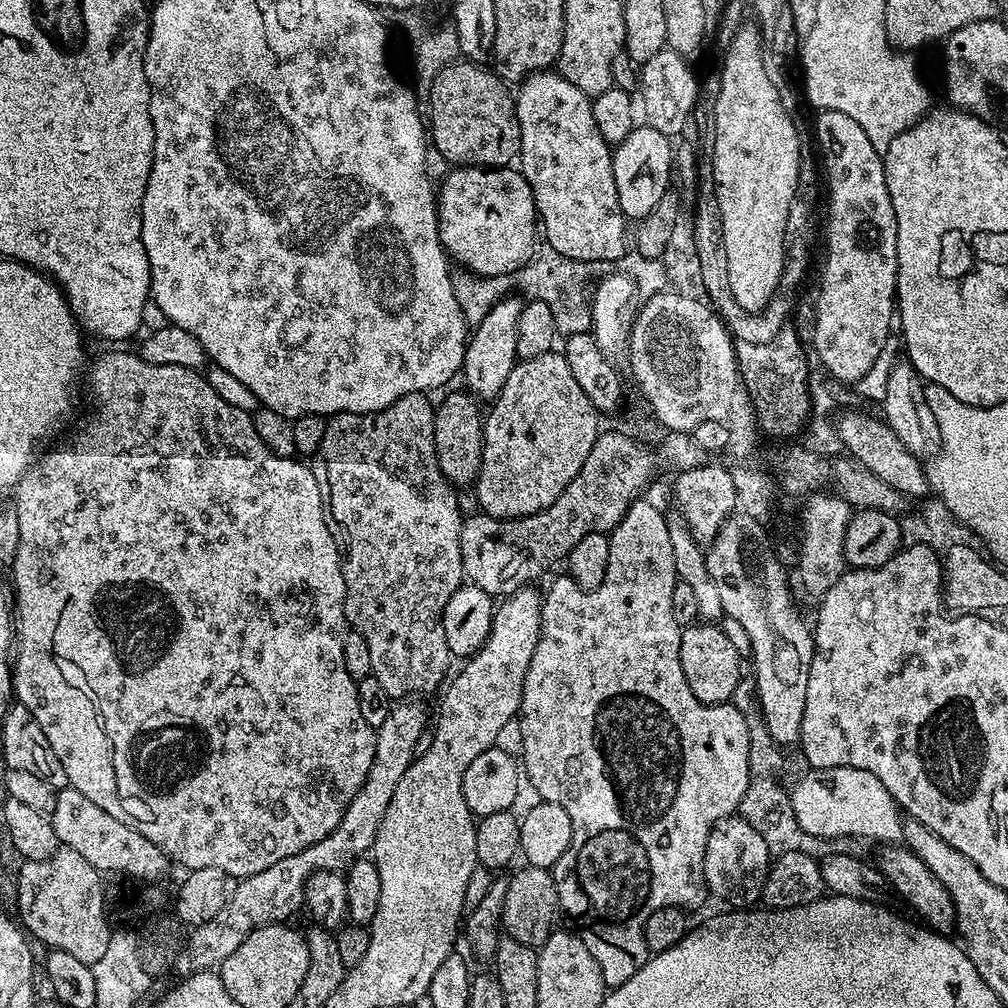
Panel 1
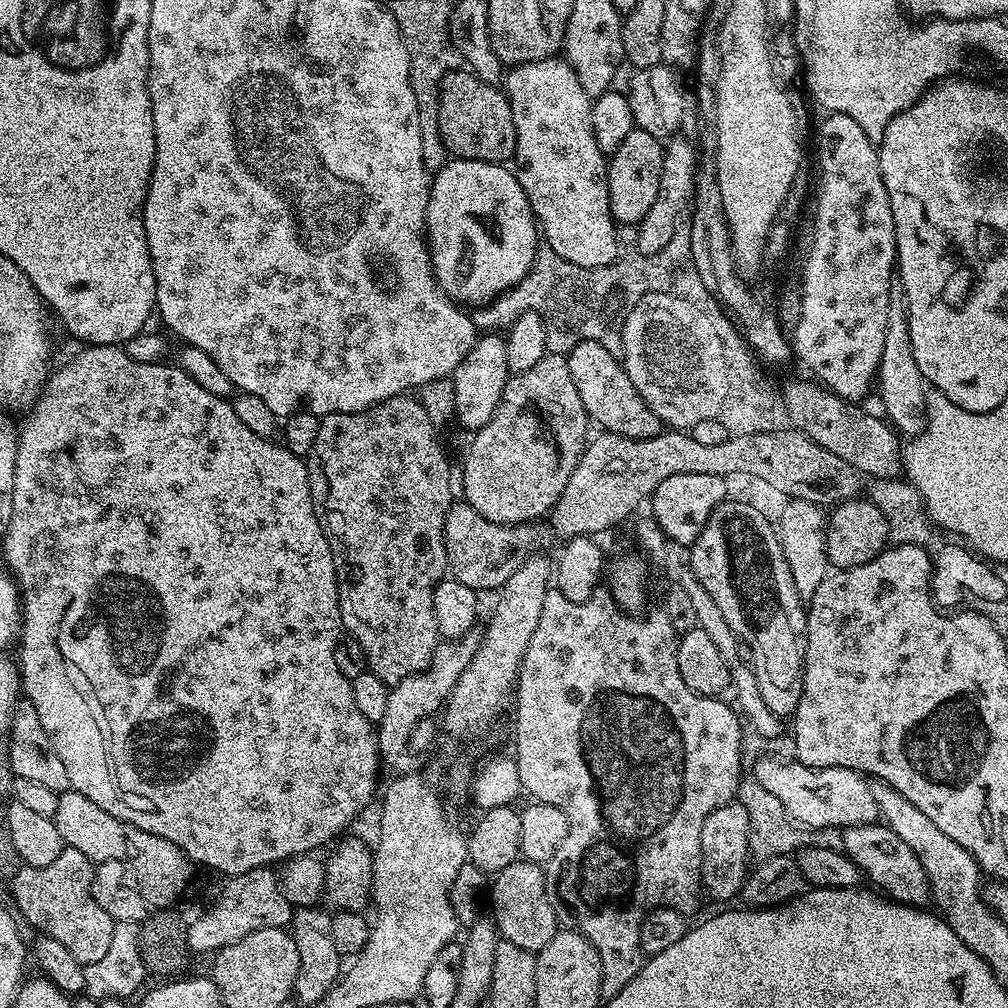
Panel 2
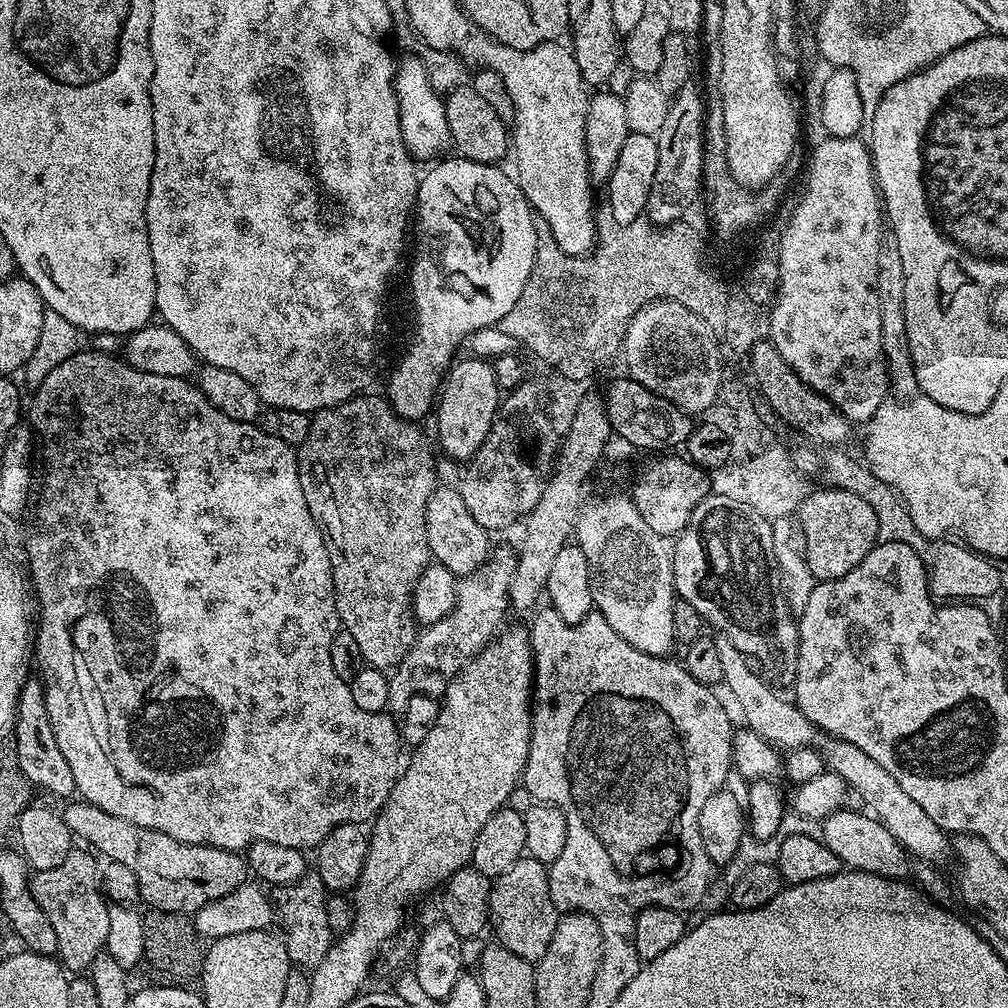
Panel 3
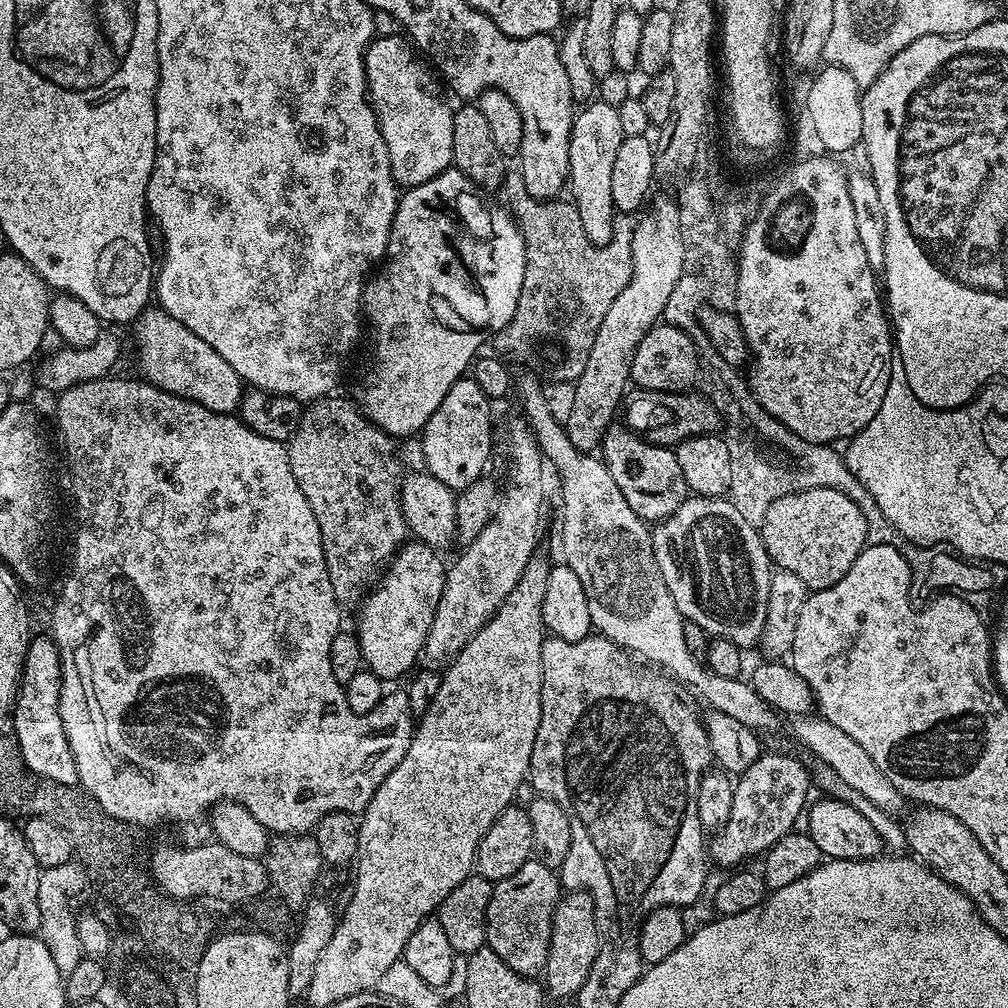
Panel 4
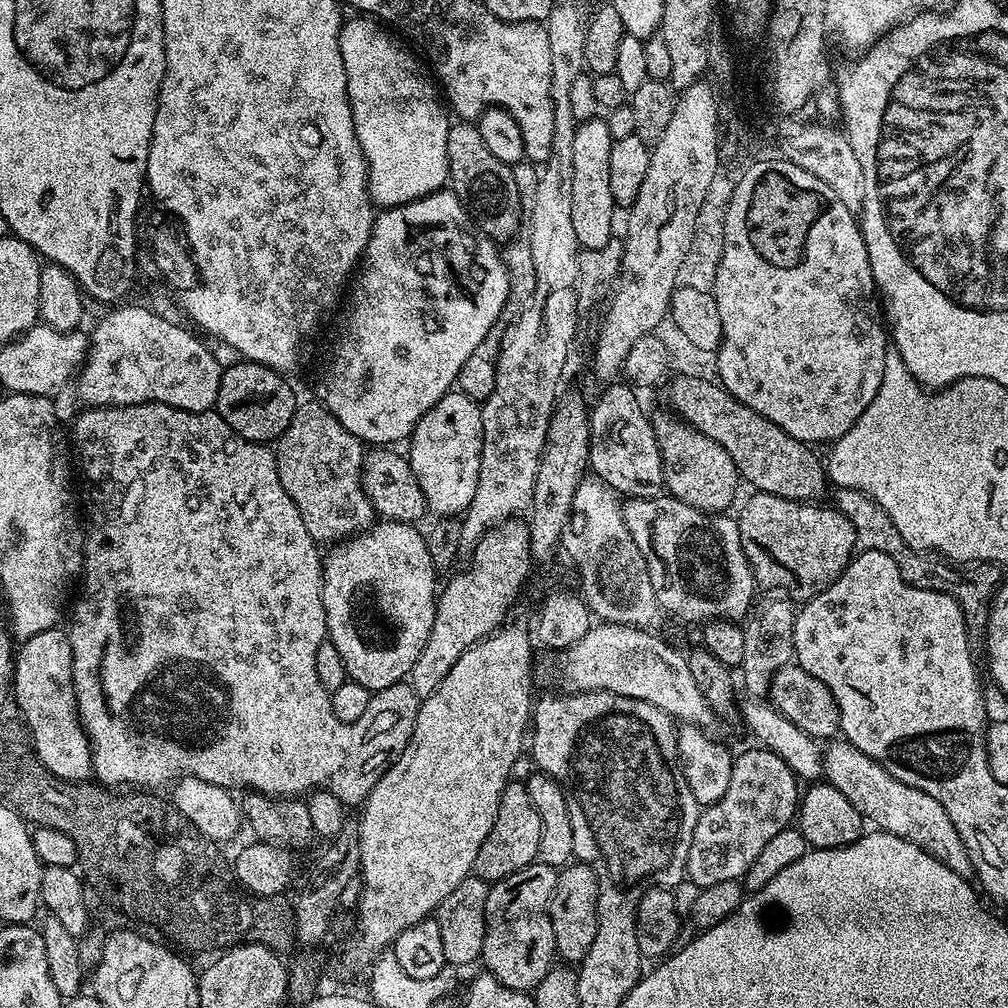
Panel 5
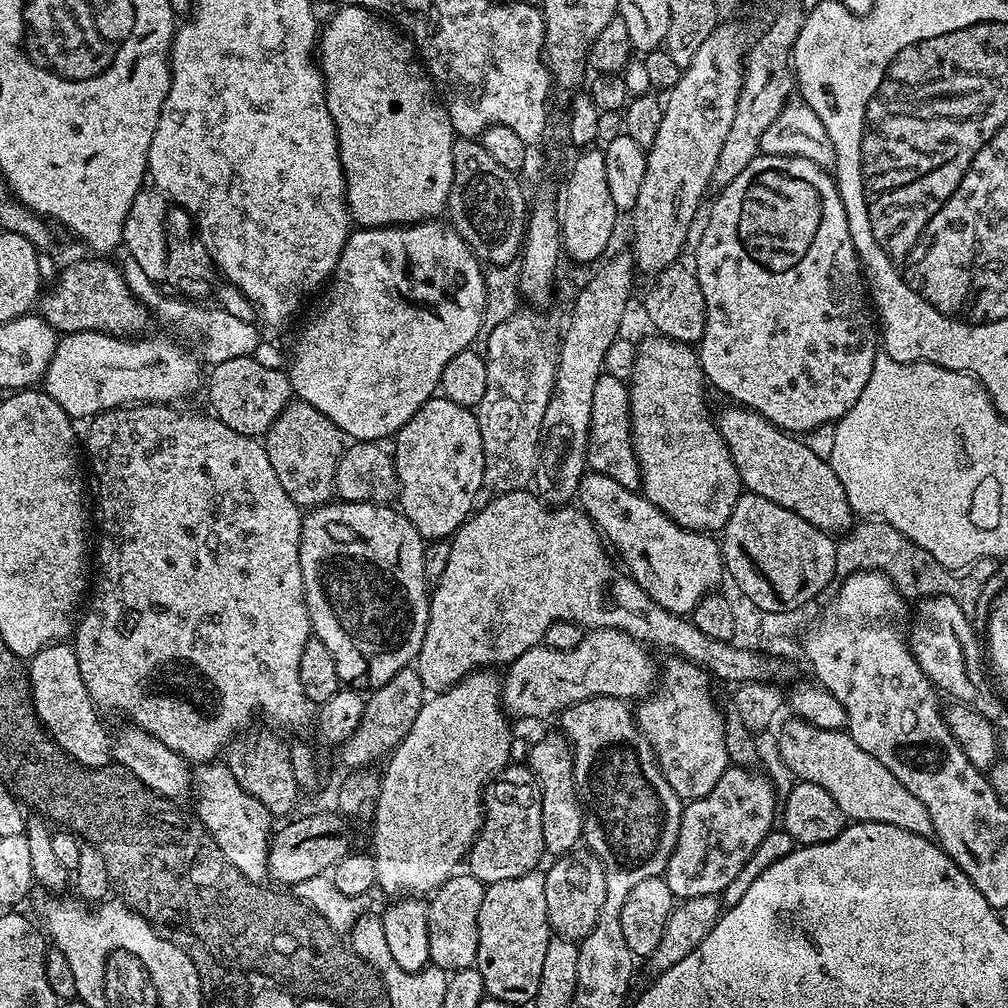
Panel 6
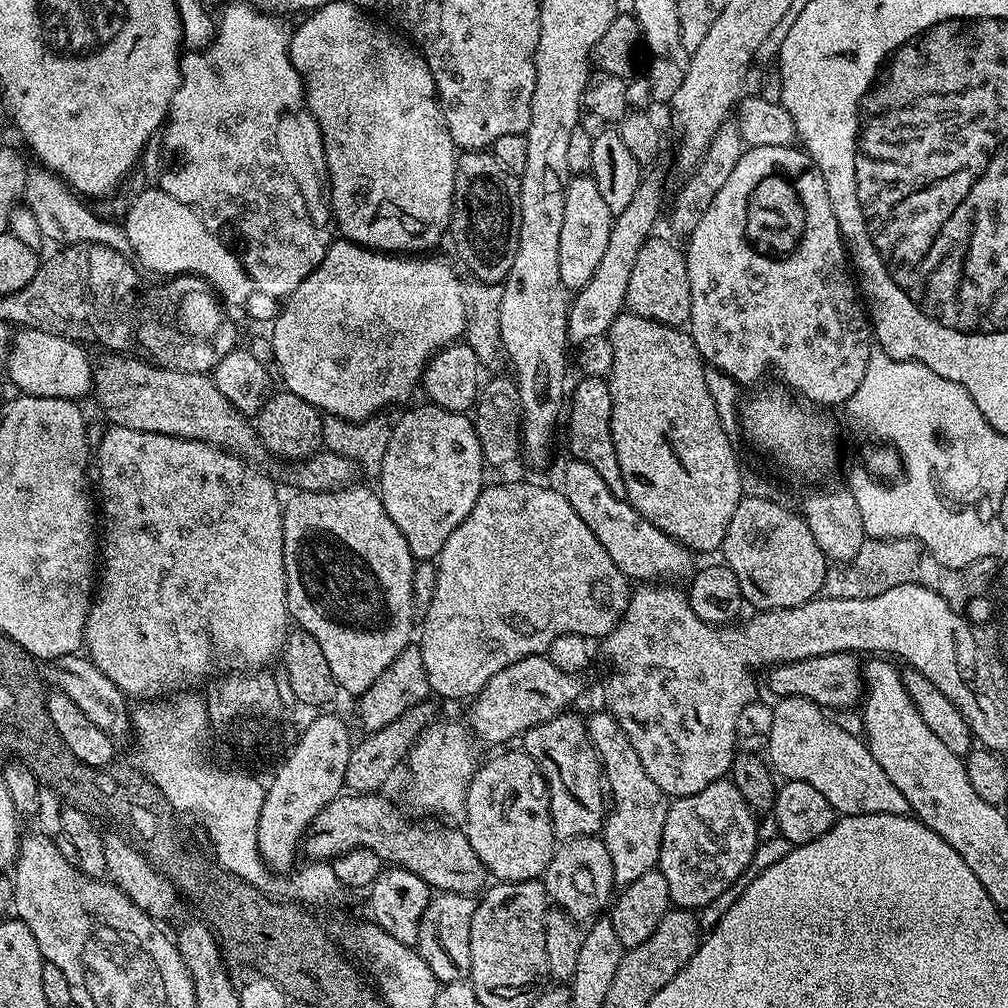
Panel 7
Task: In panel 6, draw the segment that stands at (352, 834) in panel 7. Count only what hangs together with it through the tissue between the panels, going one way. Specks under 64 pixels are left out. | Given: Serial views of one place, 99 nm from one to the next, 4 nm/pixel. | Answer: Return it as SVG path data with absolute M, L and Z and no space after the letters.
M316 812L313 816L302 817L301 820L291 820L284 822L289 824L284 824L281 828L279 825L273 831L268 845L268 876L276 879L277 885L295 886L315 876L325 875L349 855L349 825L339 812Z

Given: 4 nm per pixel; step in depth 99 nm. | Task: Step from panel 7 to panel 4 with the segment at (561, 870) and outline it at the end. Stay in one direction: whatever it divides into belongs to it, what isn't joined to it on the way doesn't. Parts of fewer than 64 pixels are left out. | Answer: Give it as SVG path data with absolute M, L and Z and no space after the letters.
M583 890L565 891L554 910L552 945L542 973L547 995L557 996L560 1000L567 996L568 999L575 998L578 990L582 990L582 982L586 982L586 974L590 974L590 966L594 966L594 958L598 958L599 949L600 935L594 914L594 898Z

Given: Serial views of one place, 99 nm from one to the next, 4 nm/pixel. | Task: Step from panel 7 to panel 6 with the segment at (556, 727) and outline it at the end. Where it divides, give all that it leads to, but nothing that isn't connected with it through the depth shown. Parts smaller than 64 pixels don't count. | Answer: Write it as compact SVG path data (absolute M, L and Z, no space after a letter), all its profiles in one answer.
M563 735L544 736L528 752L527 767L536 773L542 794L542 842L549 857L565 856L577 847L584 827L584 813L578 803L572 777L572 749Z

